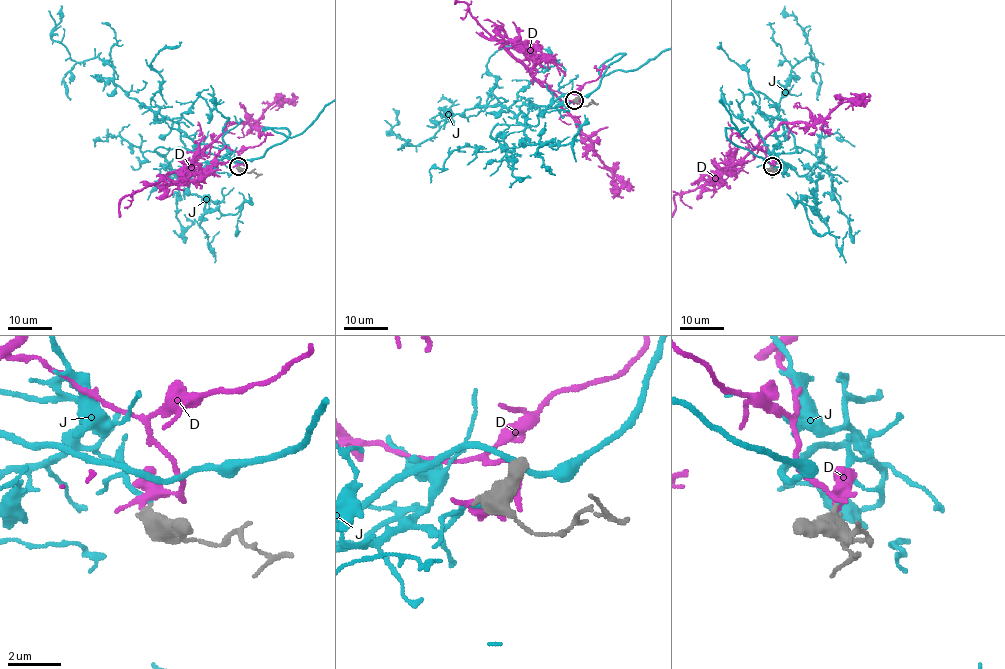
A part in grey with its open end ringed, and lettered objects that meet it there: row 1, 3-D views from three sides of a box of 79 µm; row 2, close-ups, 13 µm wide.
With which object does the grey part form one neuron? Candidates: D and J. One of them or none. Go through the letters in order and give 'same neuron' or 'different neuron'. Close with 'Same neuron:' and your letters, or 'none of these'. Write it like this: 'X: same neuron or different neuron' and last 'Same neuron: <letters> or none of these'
D: different neuron
J: same neuron
Same neuron: J

